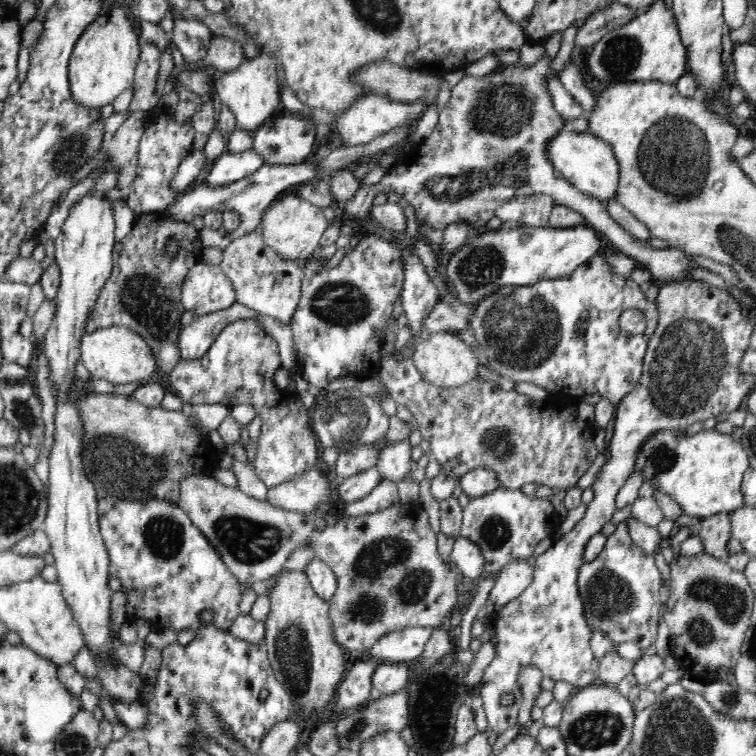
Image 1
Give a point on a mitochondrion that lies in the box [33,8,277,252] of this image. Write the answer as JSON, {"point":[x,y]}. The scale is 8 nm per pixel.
{"point":[72,150]}

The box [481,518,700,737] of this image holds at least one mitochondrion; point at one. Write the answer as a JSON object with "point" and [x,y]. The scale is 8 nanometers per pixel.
{"point":[608,595]}

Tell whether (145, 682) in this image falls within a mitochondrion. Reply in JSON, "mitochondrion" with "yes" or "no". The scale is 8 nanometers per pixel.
{"mitochondrion":"no"}

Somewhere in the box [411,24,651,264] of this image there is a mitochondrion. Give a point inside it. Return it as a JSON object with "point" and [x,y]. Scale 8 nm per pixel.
{"point":[512,172]}

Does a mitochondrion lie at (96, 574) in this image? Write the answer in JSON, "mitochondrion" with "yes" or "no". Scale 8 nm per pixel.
{"mitochondrion":"no"}

